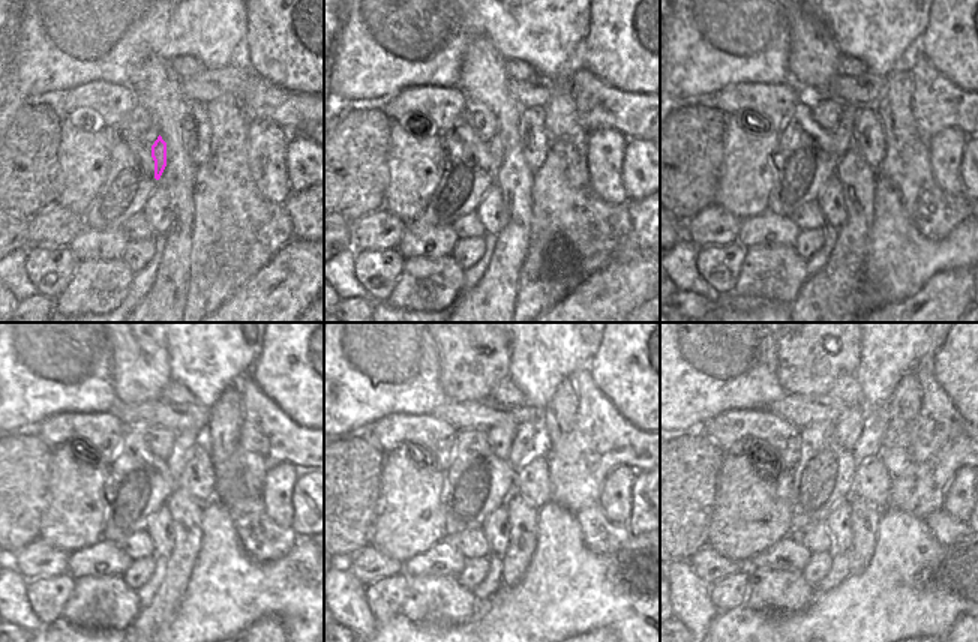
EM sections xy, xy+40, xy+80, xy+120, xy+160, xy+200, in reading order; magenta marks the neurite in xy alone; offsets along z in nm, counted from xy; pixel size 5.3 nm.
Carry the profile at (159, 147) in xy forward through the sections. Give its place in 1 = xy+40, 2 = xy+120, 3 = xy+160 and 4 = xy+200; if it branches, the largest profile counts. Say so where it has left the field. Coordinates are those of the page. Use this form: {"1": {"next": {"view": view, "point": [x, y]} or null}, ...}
{"1": {"next": {"view": "xy+40", "point": [495, 147]}}, "2": {"next": {"view": "xy+120", "point": [186, 441]}}, "3": {"next": {"view": "xy+160", "point": [530, 440]}}, "4": {"next": {"view": "xy+200", "point": [870, 443]}}}

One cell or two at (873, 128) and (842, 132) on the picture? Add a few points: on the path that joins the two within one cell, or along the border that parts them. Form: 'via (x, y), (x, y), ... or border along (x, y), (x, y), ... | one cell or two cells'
border along (858, 107), (852, 143) | two cells

